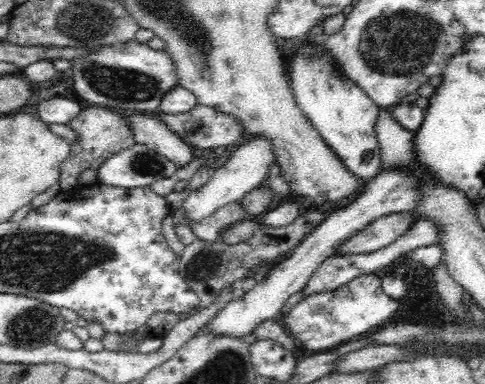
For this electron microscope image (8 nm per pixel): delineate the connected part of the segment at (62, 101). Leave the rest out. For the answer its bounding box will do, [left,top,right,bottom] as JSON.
[36,94,82,125]

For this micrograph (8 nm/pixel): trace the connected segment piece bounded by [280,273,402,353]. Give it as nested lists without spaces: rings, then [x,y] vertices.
[[[368,273],[353,278],[336,290],[304,297],[280,321],[301,348],[318,353],[330,352],[354,336],[366,336],[384,327],[386,322],[394,320],[400,308],[402,304],[398,297],[386,295],[382,290],[381,278],[375,273]]]

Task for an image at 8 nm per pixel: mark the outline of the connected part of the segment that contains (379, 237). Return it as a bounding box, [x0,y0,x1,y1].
[334,211,416,255]

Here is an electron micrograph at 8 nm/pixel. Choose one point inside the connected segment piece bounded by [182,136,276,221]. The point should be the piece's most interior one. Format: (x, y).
(246, 168)

